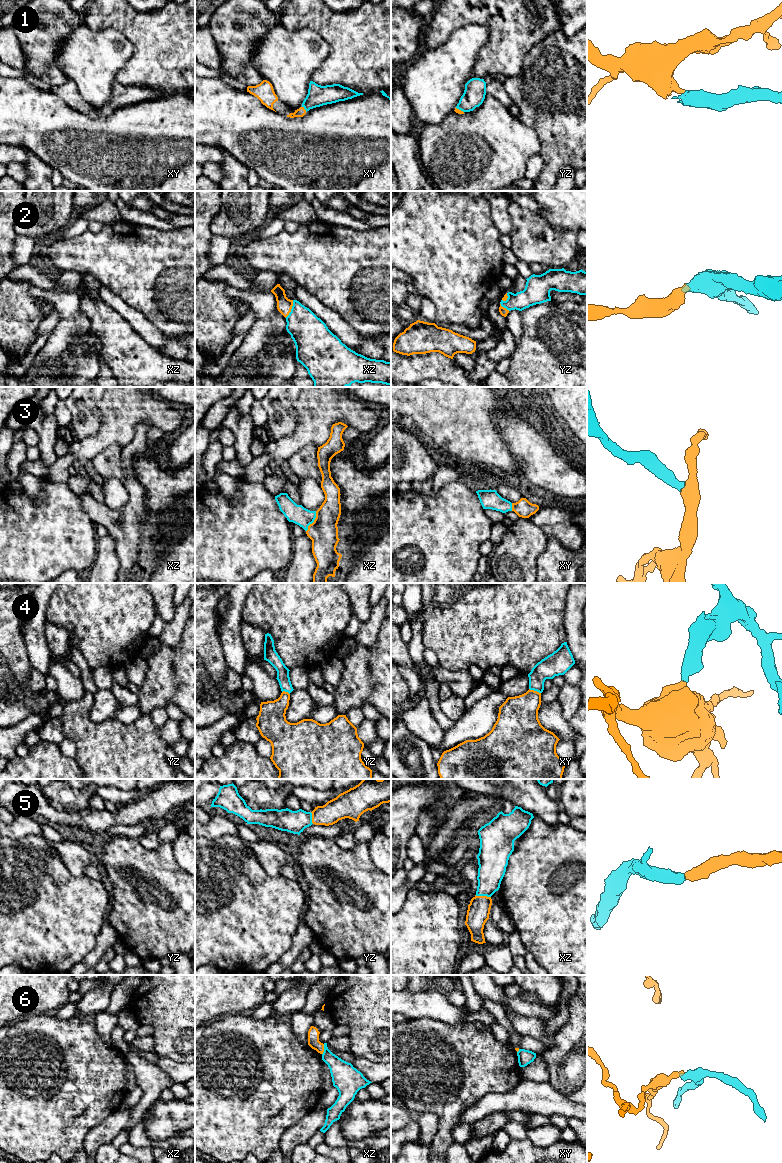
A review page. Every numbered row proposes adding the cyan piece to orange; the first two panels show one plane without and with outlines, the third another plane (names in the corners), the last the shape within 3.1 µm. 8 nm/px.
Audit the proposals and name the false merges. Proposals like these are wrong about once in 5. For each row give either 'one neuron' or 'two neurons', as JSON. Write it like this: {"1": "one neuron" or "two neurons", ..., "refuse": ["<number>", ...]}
{"1": "one neuron", "2": "one neuron", "3": "one neuron", "4": "two neurons", "5": "one neuron", "6": "two neurons", "refuse": ["4", "6"]}

